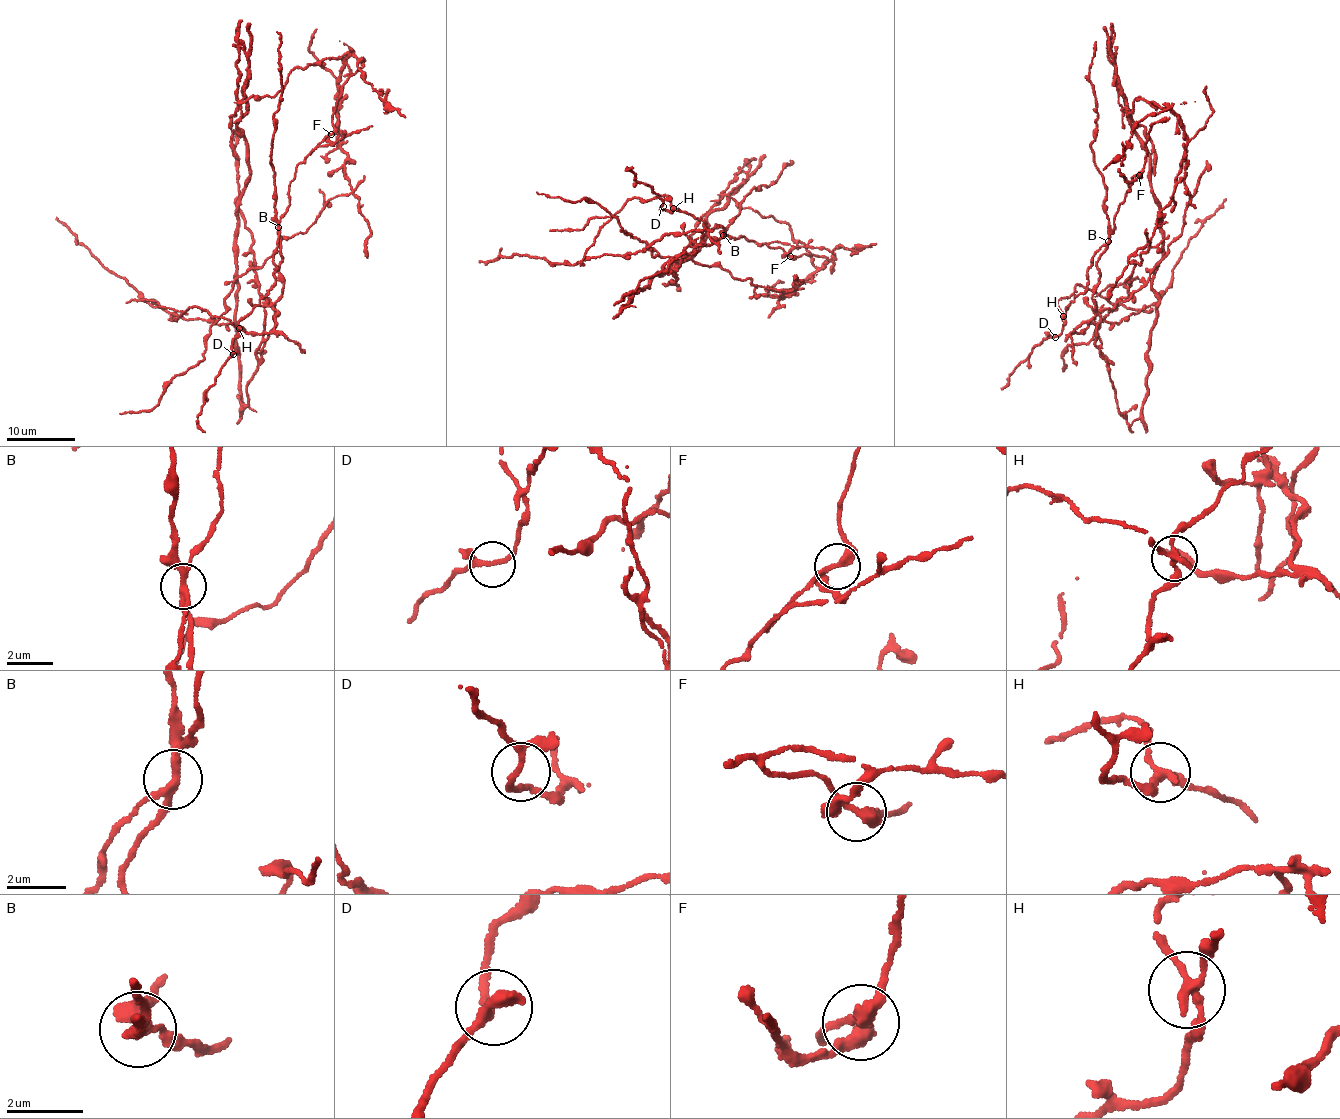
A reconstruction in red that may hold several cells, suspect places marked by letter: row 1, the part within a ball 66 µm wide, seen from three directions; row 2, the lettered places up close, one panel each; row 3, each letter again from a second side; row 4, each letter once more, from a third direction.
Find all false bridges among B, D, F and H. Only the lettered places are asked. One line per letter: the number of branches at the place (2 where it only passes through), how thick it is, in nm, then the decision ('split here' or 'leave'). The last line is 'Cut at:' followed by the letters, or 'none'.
B: branches 4; calibre 240 nm; split here
D: branches 3; calibre 180 nm; leave
F: branches 3; calibre 240 nm; leave
H: branches 3; calibre 200 nm; split here
Cut at: B, H

